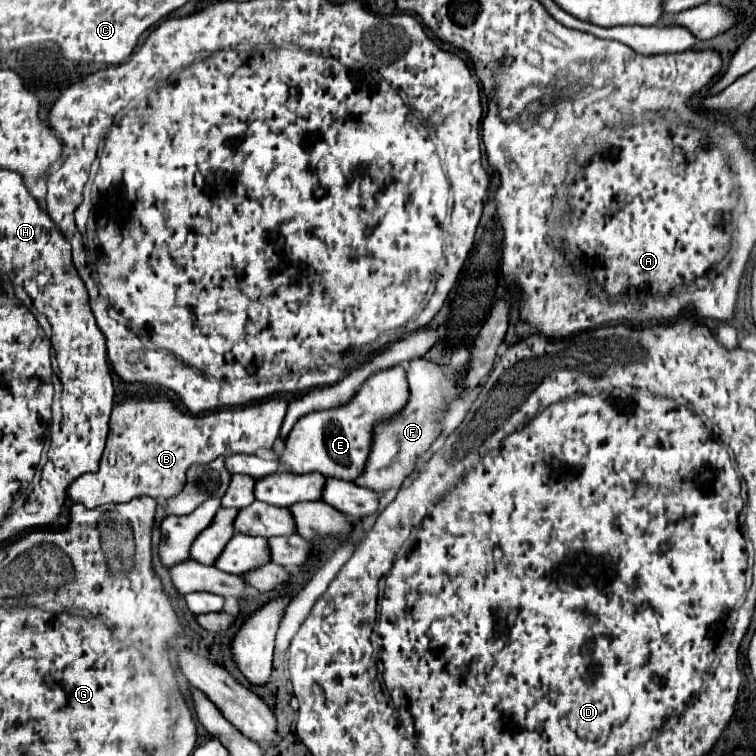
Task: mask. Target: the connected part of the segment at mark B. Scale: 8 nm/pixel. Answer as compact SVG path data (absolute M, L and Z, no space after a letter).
M168 396L124 398L112 408L110 432L100 468L94 474L82 474L68 486L68 498L86 508L104 504L122 504L138 496L174 498L186 482L186 470L192 464L208 464L218 456L254 454L260 448L272 448L288 402L268 398L242 408L222 408L204 416L188 416Z

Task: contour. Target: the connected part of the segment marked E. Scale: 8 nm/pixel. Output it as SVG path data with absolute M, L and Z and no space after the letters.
M396 366L370 376L348 404L302 416L286 438L286 448L280 454L280 462L288 464L296 474L320 472L328 478L332 476L340 480L356 480L368 462L374 426L378 422L386 422L390 416L396 416L396 412L406 406L408 394L410 390L404 366Z

